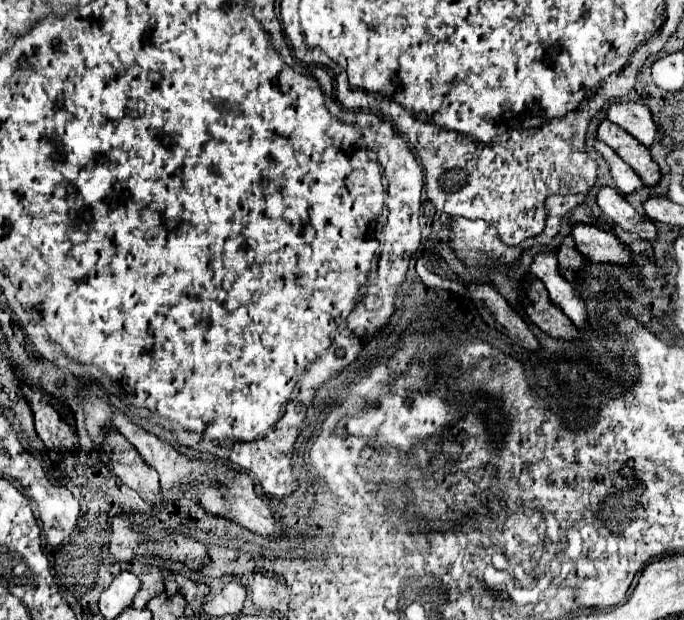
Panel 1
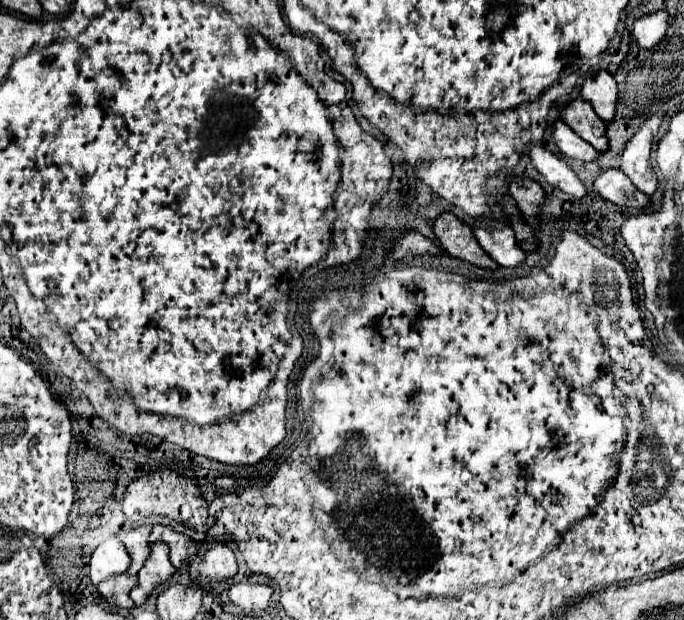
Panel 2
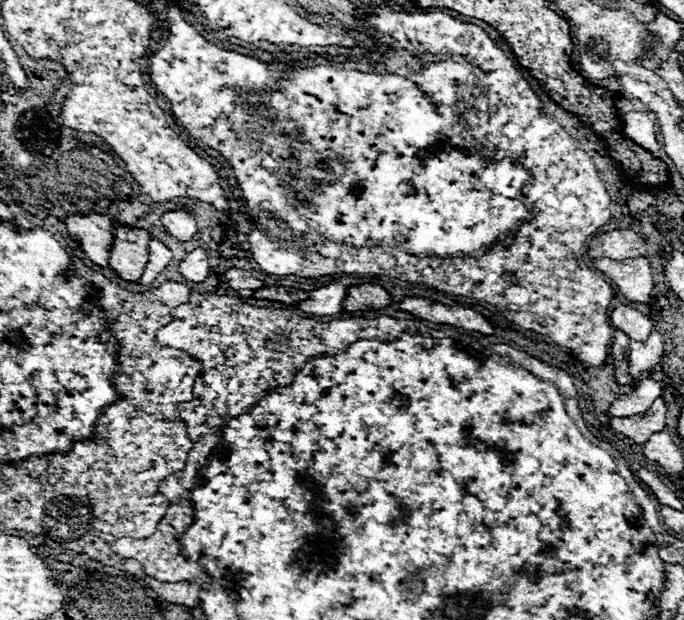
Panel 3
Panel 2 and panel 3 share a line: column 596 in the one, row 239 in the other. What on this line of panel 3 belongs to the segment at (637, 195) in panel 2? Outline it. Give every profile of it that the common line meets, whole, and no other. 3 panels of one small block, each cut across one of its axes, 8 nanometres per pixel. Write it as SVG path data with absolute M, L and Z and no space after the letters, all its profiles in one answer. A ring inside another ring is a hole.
M174 210L174 212L162 214L162 226L170 236L174 236L180 242L192 240L198 232L194 216L190 212L184 212L184 210Z

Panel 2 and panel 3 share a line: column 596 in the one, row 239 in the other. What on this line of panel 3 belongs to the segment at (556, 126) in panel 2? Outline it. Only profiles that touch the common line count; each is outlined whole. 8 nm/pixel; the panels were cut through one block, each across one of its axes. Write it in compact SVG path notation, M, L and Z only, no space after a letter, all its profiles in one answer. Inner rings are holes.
M150 236L150 258L148 258L146 270L142 274L142 284L154 282L156 276L160 272L164 272L170 262L172 262L172 252L168 248L164 248L164 244L160 244L160 240Z

